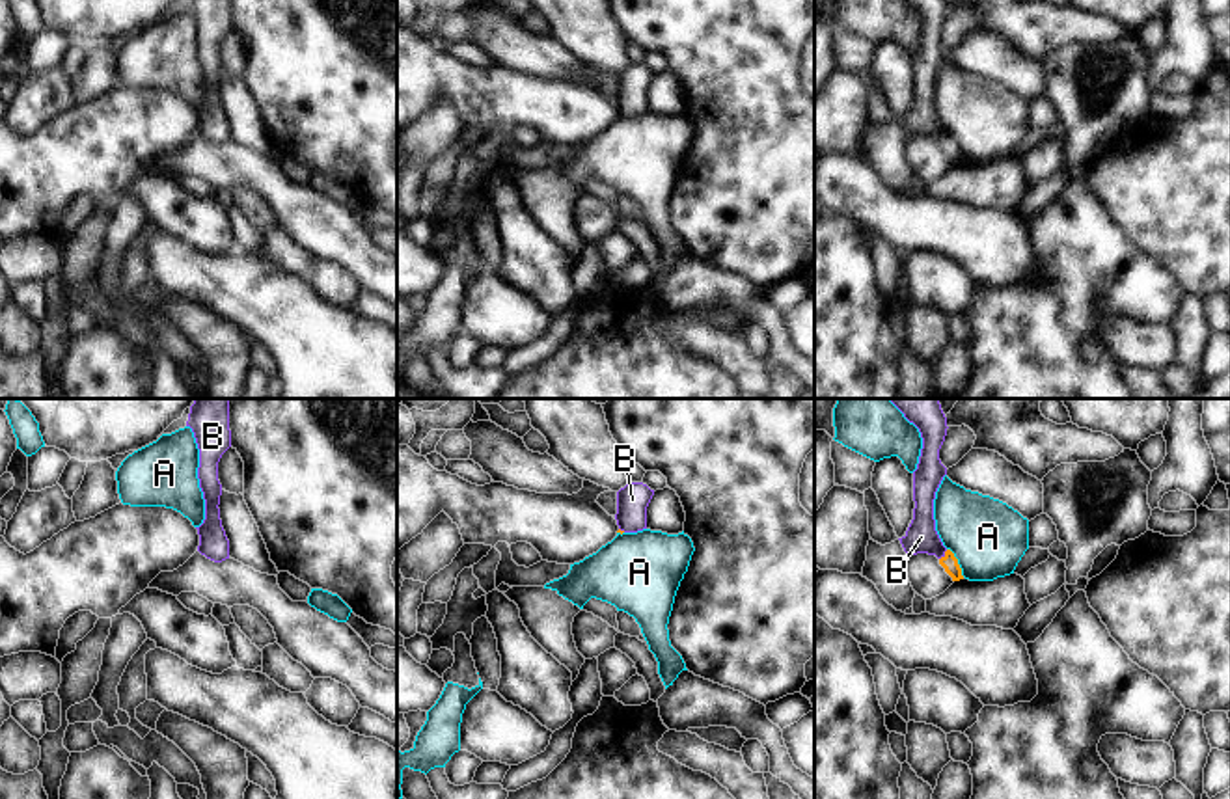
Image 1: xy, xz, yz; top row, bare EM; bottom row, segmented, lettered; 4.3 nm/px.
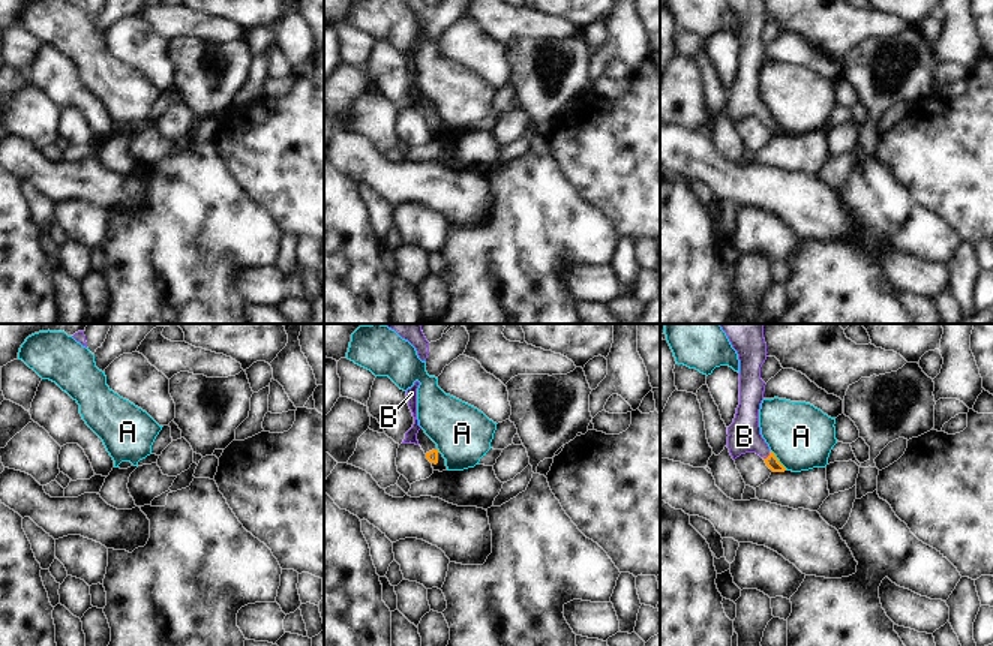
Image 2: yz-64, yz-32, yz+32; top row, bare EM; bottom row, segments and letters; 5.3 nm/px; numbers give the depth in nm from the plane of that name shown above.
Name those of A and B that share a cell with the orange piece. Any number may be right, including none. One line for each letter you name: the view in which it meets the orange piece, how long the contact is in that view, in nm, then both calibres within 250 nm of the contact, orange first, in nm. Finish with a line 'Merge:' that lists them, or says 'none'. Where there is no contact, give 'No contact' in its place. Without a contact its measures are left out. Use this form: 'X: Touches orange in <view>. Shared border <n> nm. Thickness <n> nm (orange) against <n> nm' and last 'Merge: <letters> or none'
B: Touches orange in yz. Shared border 60 nm. Thickness 70 nm (orange) against 140 nm
Merge: B

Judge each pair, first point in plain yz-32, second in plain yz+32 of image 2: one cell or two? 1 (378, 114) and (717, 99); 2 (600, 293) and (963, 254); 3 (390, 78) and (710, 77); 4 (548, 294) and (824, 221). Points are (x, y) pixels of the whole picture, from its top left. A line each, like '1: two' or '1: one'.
1: two
2: two
3: two
4: two

